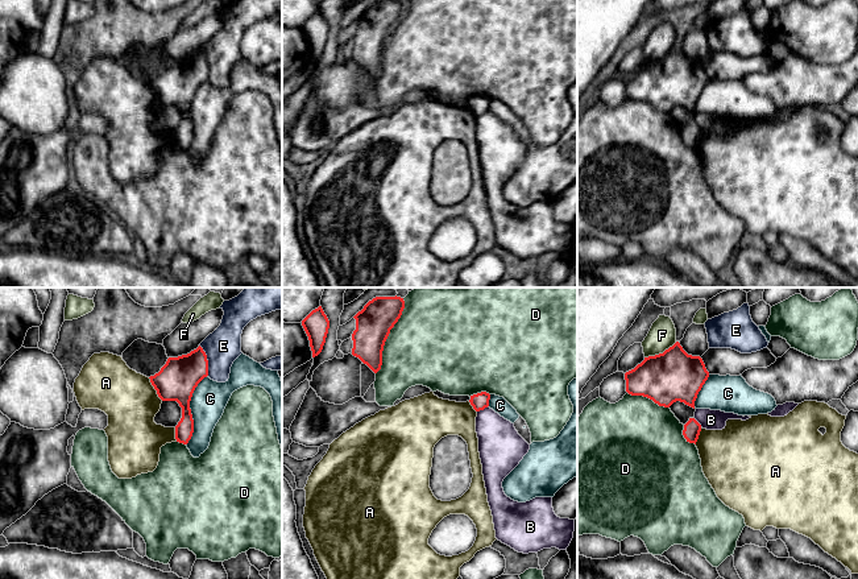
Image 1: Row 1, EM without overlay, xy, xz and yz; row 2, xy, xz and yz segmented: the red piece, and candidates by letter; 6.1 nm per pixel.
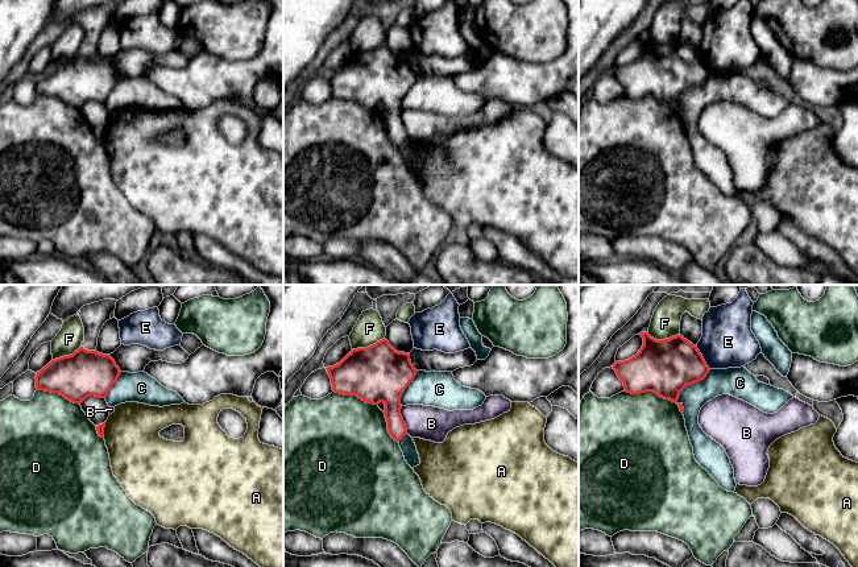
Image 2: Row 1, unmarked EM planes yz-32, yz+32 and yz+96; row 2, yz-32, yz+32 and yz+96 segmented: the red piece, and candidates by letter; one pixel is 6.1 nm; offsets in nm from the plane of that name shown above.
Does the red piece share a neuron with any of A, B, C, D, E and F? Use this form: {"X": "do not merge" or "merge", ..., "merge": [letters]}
{"A": "do not merge", "B": "do not merge", "C": "do not merge", "D": "do not merge", "E": "do not merge", "F": "do not merge", "merge": []}

